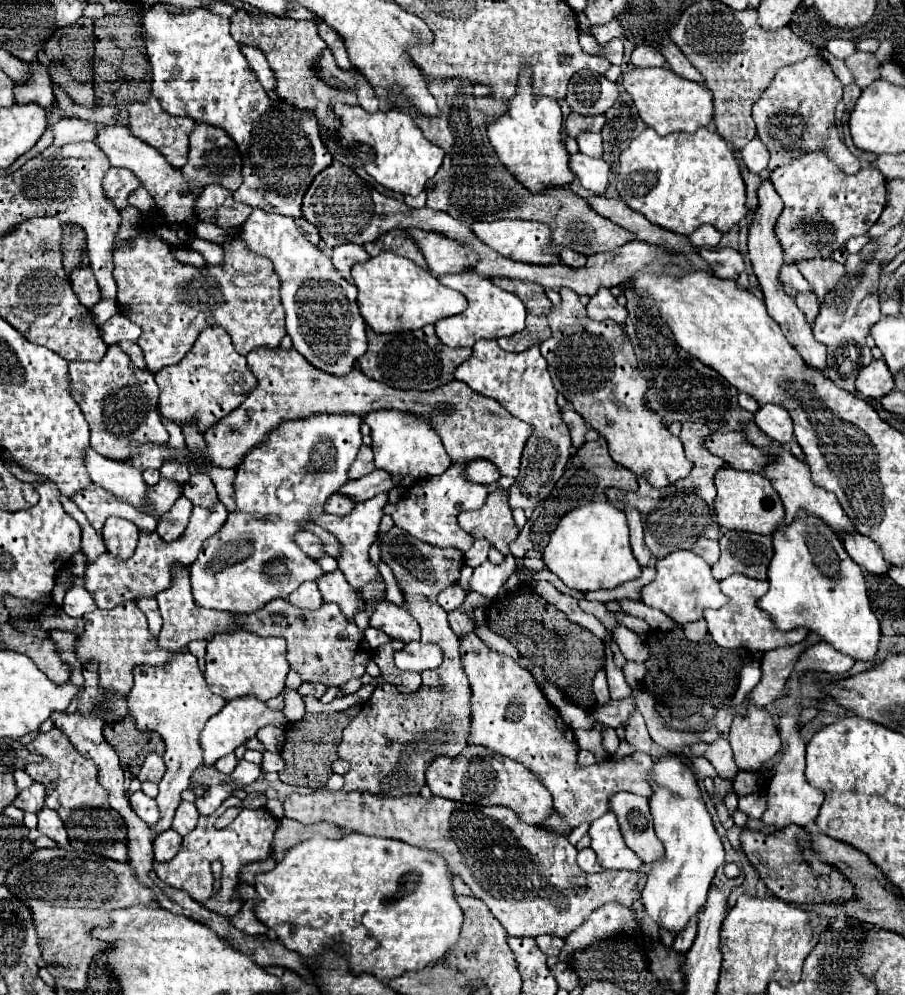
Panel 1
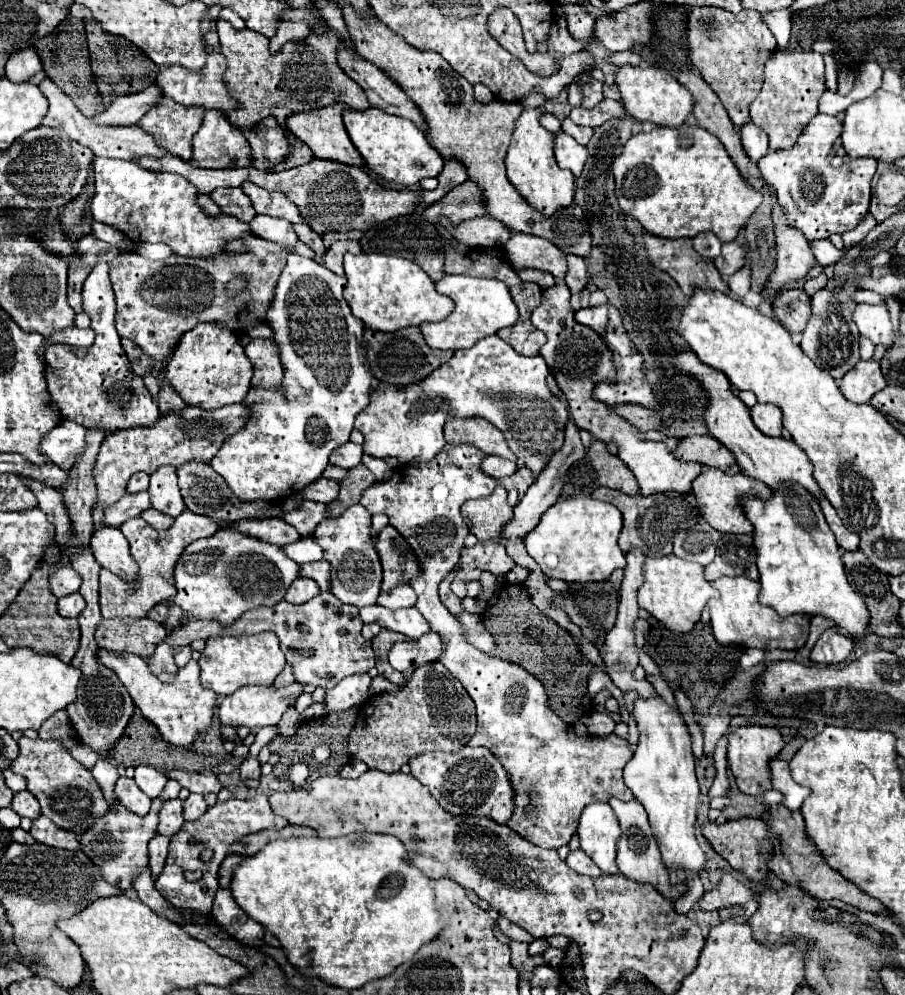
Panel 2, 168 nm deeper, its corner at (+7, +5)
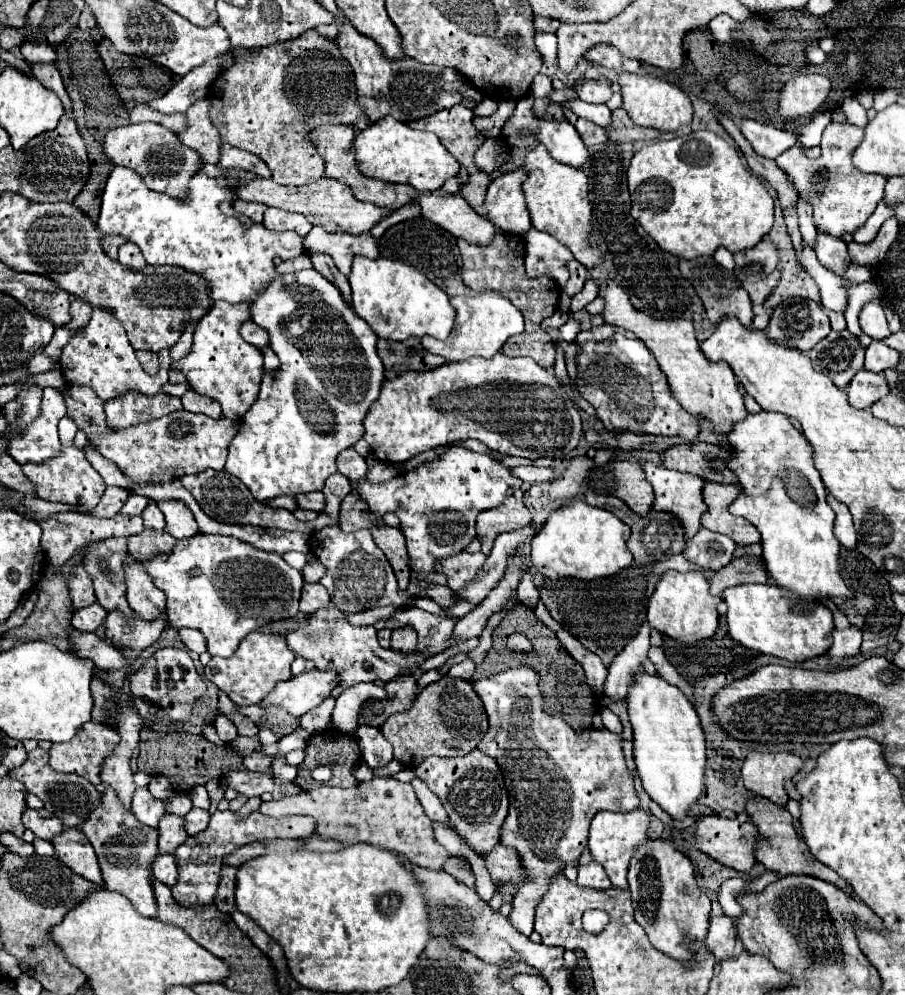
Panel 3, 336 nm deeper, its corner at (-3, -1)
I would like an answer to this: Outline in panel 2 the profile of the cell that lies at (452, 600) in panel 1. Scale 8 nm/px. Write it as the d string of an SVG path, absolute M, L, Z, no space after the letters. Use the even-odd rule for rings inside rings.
M479 542L473 548L465 548L461 551L459 570L451 590L459 598L467 596L467 581L471 578L480 578L485 570L491 570L492 574L507 574L515 562L505 554L505 544L495 544L495 542Z

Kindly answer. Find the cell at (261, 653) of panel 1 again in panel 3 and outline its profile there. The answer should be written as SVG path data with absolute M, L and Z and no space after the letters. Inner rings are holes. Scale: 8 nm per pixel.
M251 632L245 636L235 650L233 656L221 658L213 656L205 666L205 678L211 680L217 688L221 688L237 706L251 706L261 702L277 682L291 678L291 662L295 660L295 652L287 648L285 636L275 636L269 632Z

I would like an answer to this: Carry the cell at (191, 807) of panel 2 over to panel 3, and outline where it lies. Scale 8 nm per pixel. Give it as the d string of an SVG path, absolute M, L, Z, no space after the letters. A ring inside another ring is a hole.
M191 808L189 814L185 816L185 832L189 836L195 836L199 832L203 832L209 824L209 812L201 810L201 808Z

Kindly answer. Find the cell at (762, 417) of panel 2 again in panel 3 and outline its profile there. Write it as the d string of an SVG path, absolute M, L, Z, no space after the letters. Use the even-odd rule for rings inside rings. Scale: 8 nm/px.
M763 410L737 422L727 434L727 442L731 458L725 462L725 466L735 474L737 486L741 488L741 494L733 500L729 512L747 518L761 532L763 558L775 584L801 596L803 600L799 606L805 602L819 602L819 598L851 598L851 590L845 586L839 574L841 544L833 534L835 514L825 500L827 490L817 468L813 466L813 446L807 442L807 438L789 422L785 414Z

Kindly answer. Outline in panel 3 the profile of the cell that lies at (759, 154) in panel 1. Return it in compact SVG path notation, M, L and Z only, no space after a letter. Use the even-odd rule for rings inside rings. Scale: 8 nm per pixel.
M743 120L741 132L751 142L751 146L759 156L773 160L797 142L797 136L793 132L785 132L771 124L761 124L757 120Z

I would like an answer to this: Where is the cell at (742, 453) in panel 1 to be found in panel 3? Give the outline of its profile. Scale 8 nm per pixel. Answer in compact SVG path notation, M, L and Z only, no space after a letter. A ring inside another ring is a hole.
M695 444L695 446L673 446L663 452L663 466L687 474L695 474L707 482L717 482L717 484L735 484L733 472L725 468L723 462L713 460L713 456L727 458L727 452L721 446L713 444Z

